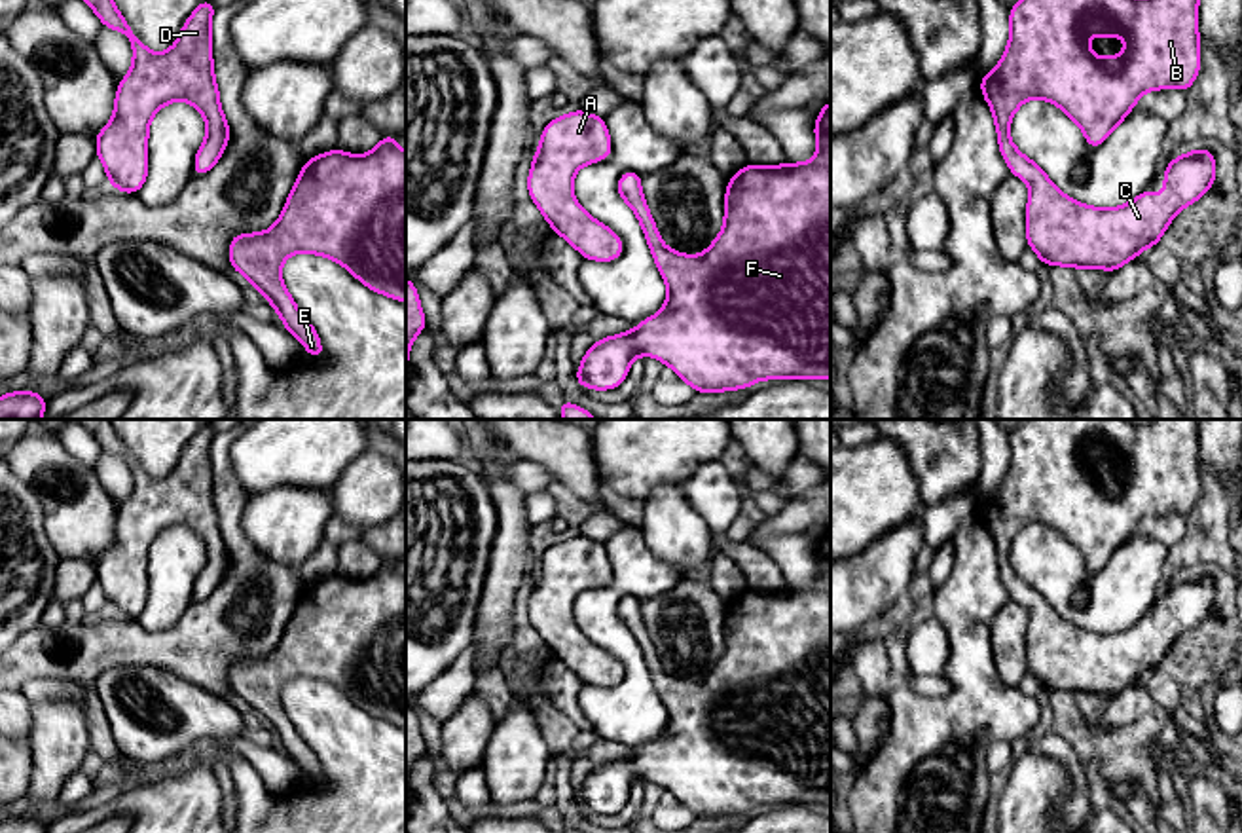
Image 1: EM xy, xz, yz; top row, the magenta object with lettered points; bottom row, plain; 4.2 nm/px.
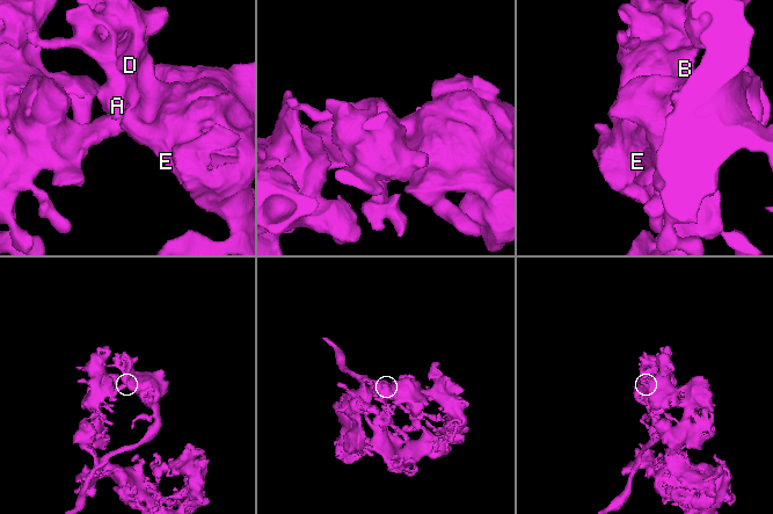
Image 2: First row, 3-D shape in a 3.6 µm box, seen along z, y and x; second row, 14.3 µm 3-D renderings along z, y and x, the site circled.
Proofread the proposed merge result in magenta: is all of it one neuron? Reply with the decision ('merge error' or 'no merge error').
no merge error

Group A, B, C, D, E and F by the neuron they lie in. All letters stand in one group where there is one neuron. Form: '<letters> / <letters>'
A B C D E F

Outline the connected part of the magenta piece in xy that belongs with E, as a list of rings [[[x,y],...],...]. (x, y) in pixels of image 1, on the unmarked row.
[[[383,560],[377,573],[364,581],[334,573],[305,584],[275,651],[262,658],[237,658],[229,668],[231,693],[273,729],[284,753],[305,770],[307,780],[322,784],[317,755],[281,704],[283,687],[296,677],[326,681],[368,713],[406,729],[406,577],[396,571],[396,560]]]

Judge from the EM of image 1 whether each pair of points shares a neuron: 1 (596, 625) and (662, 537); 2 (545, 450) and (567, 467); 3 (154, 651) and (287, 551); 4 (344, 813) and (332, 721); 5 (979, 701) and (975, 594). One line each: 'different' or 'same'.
1: different
2: same
3: different
4: same
5: same

